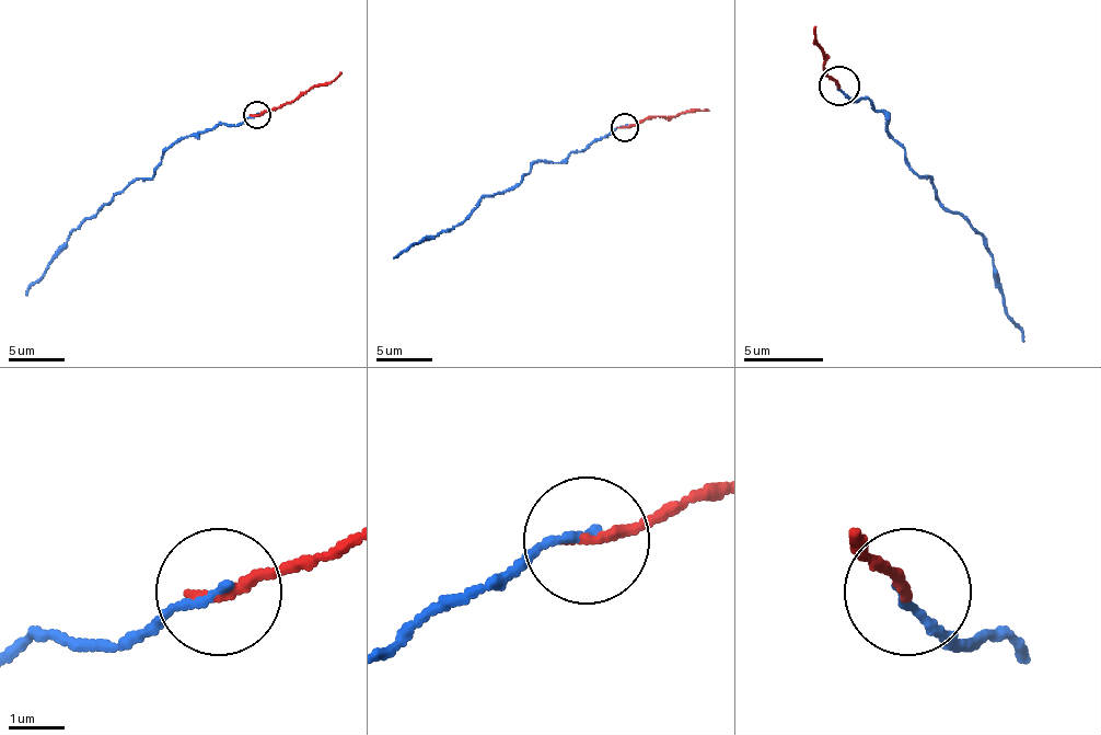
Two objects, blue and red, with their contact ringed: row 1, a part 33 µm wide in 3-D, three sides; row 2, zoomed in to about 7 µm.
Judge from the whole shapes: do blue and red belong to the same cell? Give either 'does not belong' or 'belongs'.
belongs

